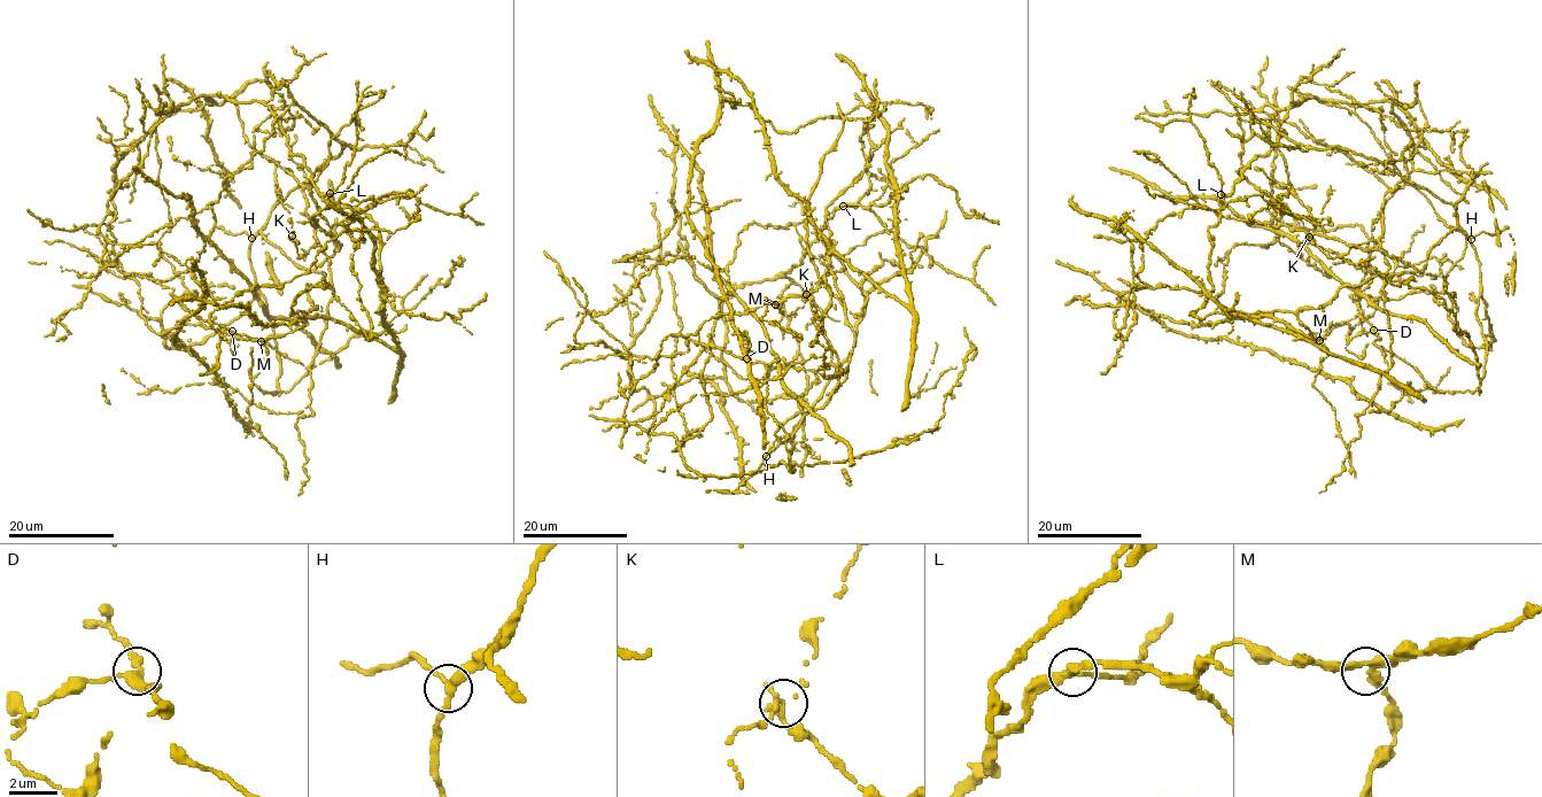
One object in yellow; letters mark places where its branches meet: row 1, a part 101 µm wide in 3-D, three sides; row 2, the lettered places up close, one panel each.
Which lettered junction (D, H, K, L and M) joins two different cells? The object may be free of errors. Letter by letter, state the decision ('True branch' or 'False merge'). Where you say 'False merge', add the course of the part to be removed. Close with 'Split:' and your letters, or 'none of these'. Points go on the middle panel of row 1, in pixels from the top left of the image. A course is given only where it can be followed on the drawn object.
D: True branch
H: True branch
K: False merge. Course of the part to remove: (806, 294), (804, 306), (788, 315)
L: True branch
M: True branch
Split: K

